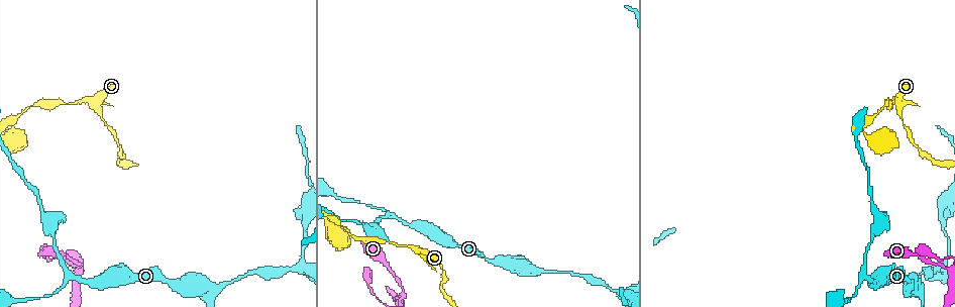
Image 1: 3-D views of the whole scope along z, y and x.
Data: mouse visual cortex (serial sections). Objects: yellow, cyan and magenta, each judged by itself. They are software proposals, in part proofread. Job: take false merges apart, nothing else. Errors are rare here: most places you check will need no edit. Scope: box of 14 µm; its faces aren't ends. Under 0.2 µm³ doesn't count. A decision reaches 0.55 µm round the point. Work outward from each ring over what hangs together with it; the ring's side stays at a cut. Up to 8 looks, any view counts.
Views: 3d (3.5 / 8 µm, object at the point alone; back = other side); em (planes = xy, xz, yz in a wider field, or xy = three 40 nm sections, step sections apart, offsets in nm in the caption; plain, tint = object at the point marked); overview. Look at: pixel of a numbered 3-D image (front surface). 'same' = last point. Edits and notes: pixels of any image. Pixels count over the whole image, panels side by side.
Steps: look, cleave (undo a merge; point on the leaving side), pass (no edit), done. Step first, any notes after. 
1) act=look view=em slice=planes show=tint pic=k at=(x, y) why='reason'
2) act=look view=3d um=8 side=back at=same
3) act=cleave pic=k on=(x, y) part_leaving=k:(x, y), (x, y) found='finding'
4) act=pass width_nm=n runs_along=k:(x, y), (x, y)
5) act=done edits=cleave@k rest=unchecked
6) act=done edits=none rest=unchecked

act=look view=3d um=3.5 pic=1 at=(78, 269) why='abrupt turn'

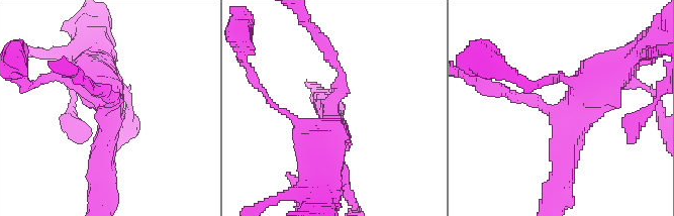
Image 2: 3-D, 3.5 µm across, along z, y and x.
act=look view=em slice=xy step=1 show=tint pic=2 at=(332, 102) arms=3 arm_widths_nm=150,300,500

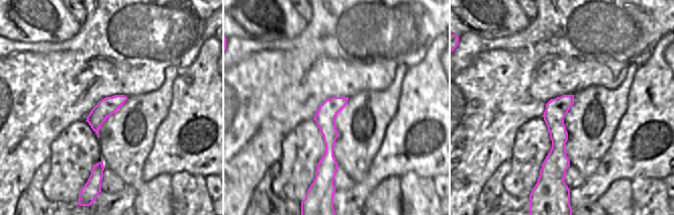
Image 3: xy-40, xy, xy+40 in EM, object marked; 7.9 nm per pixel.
act=look view=em slice=planes show=tint at=same why='cut it another way'

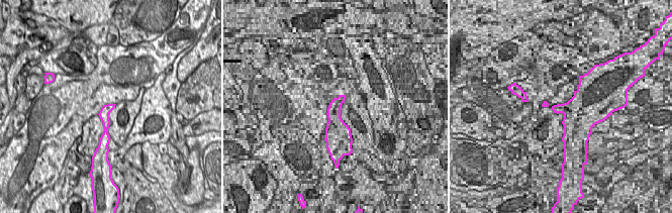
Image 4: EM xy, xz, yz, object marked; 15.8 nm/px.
act=pass width_nm=160 runs_along=4:(111, 106), (105, 112), (106, 140) found='continuous, no second cell'

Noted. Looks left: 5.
act=look view=3d um=3.5 pic=1 at=(866, 277) why='abrupt turn'

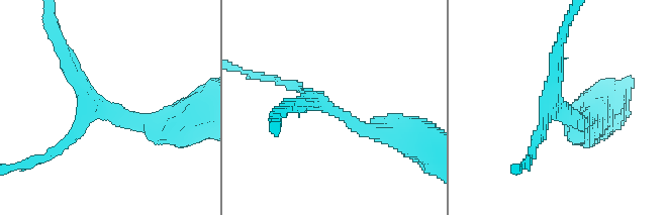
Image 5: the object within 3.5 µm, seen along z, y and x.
act=look view=em slice=xy step=1 show=tint pic=5 at=(553, 105)

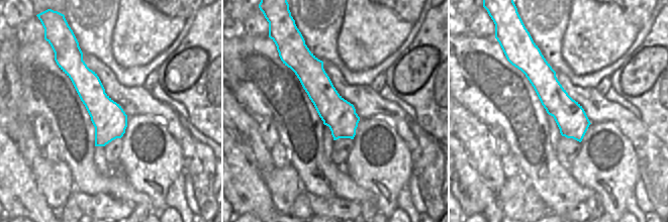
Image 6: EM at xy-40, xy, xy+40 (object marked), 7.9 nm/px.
act=pass arms=3 arm_widths_nm=150,200,250 runs_along=5:(155, 122), (102, 110), (62, 47) found='one cell here'

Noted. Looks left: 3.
act=look view=3d um=3.5 pic=1 at=(873, 210)

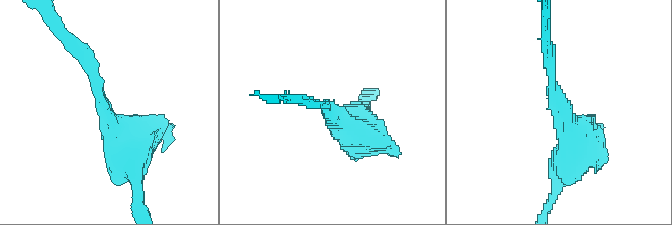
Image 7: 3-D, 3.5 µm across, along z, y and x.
act=look view=em slice=xy step=1 show=tint pic=7 at=(563, 112) arm_widths_nm=150,600

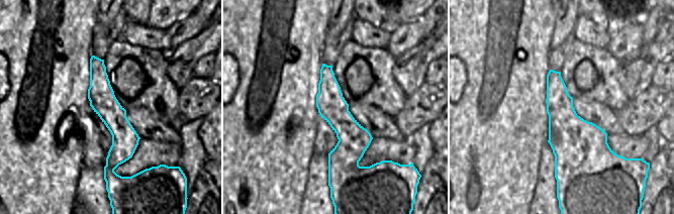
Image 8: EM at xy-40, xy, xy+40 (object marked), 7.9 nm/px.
act=pass runs_along=7:(129, 164), (80, 53) found='one cell here'

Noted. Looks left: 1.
act=done edits=none rest=unchecked

